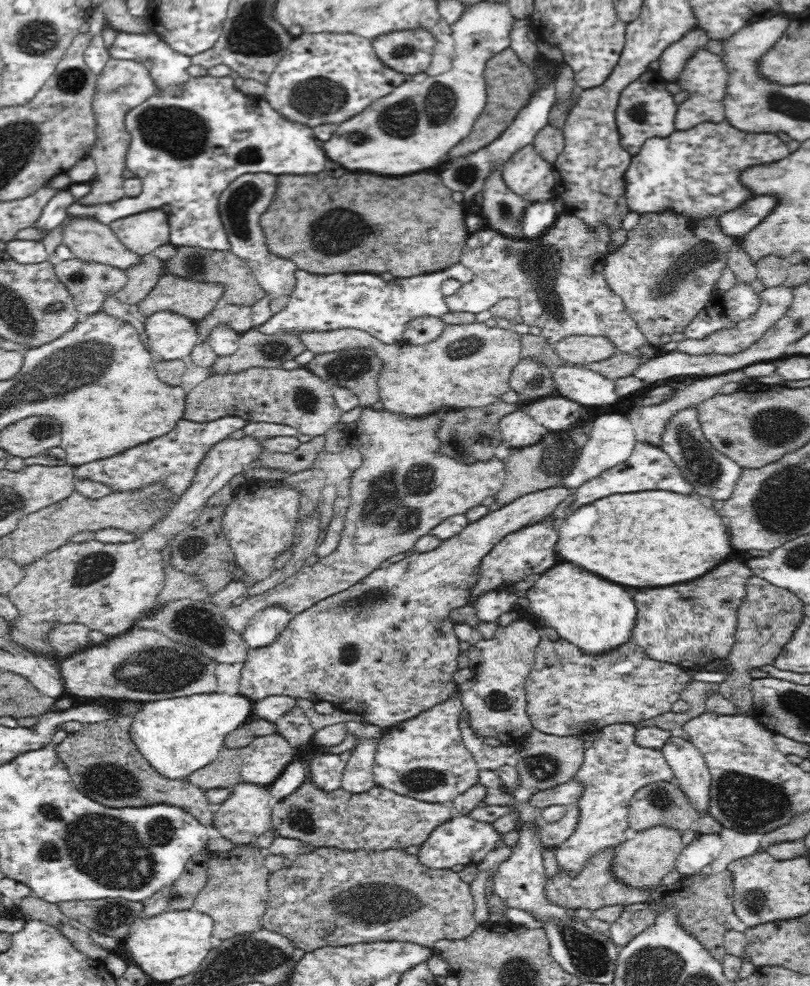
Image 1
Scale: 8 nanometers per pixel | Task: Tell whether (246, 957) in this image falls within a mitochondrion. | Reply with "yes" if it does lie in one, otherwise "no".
yes

